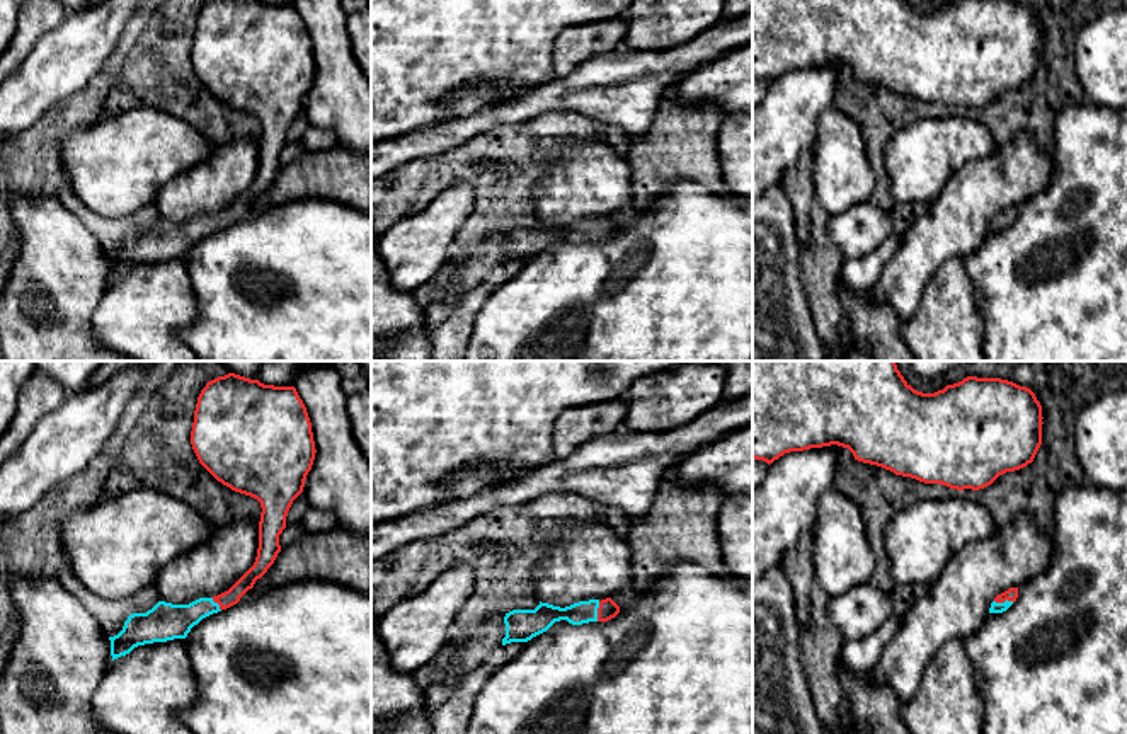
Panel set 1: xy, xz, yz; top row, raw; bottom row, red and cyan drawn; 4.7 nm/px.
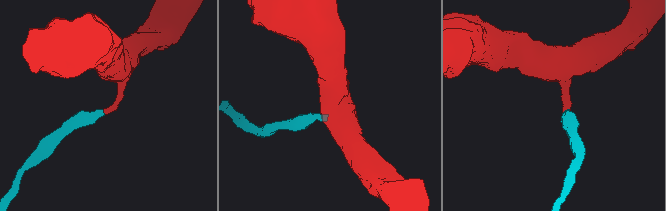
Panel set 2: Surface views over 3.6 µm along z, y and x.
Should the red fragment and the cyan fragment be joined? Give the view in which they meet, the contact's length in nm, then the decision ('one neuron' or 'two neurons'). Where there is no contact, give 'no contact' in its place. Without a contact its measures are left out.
xz | 100 nm | one neuron

